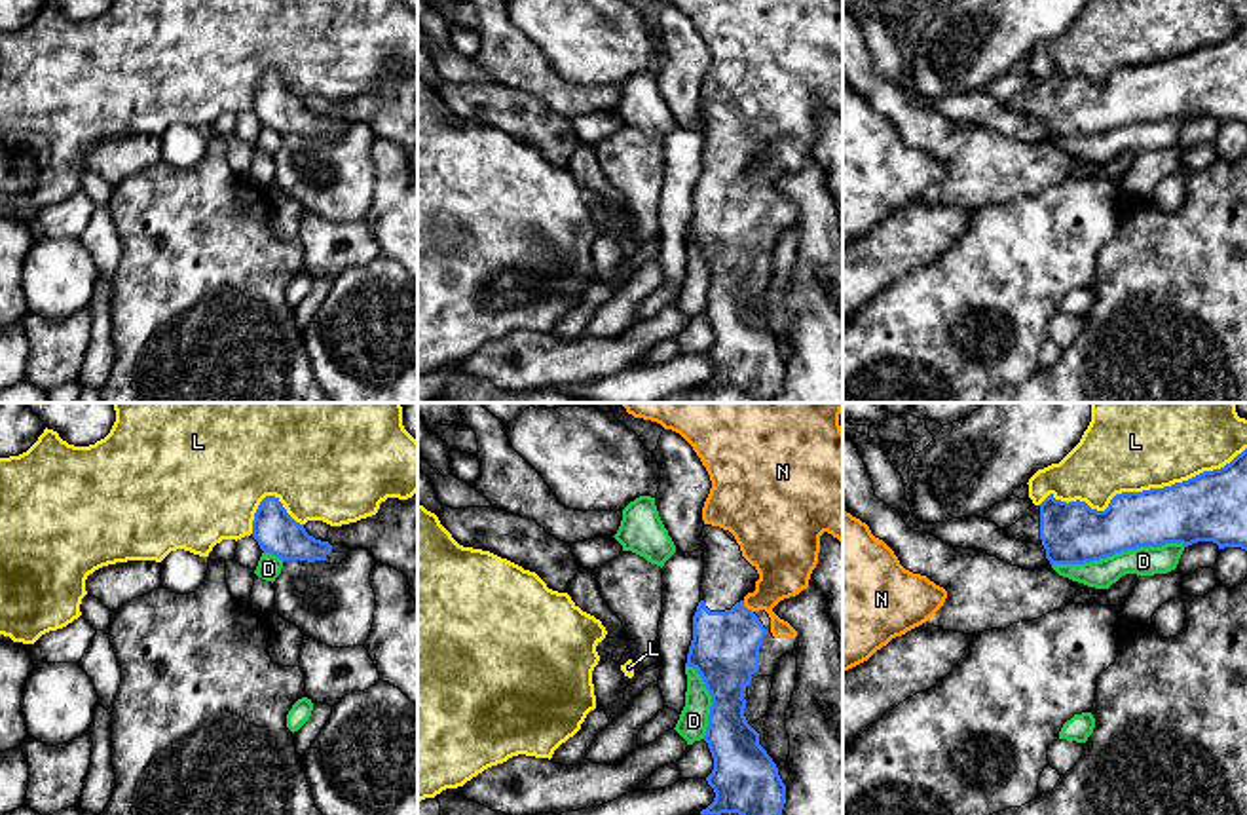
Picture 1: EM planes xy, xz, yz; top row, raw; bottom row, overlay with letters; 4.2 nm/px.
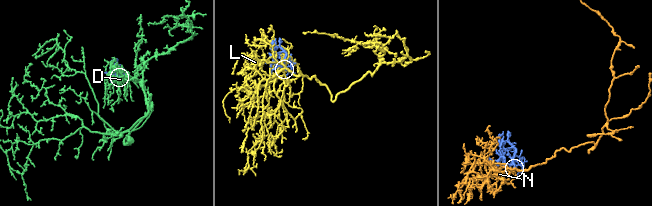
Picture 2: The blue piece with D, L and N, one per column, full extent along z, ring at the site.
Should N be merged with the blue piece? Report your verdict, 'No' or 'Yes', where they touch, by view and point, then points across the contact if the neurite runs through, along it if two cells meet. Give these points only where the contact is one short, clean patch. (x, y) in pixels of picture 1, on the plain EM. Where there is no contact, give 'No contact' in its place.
Yes. Touches blue at xz (744, 181). Path across: xz (725, 219), (739, 206), (744, 181), (782, 147), (784, 137)

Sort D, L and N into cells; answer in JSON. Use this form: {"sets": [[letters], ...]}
{"sets": [["D"], ["L"], ["N"]]}

